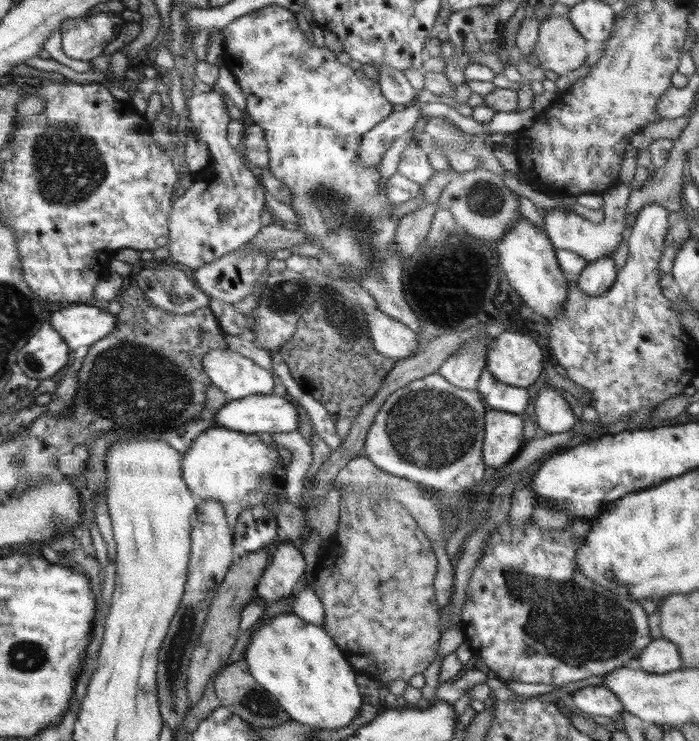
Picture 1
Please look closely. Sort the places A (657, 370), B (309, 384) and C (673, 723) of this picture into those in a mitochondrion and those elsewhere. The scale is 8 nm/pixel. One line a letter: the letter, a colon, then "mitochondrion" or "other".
A: mitochondrion
B: other
C: other

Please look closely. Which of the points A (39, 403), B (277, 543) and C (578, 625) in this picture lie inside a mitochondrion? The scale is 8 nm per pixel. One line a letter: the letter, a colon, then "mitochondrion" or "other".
A: other
B: other
C: mitochondrion

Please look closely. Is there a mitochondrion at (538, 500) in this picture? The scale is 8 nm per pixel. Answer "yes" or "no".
no

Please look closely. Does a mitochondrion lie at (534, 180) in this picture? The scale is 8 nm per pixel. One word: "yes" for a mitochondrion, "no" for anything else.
no

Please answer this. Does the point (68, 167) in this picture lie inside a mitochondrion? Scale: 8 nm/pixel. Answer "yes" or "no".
yes

